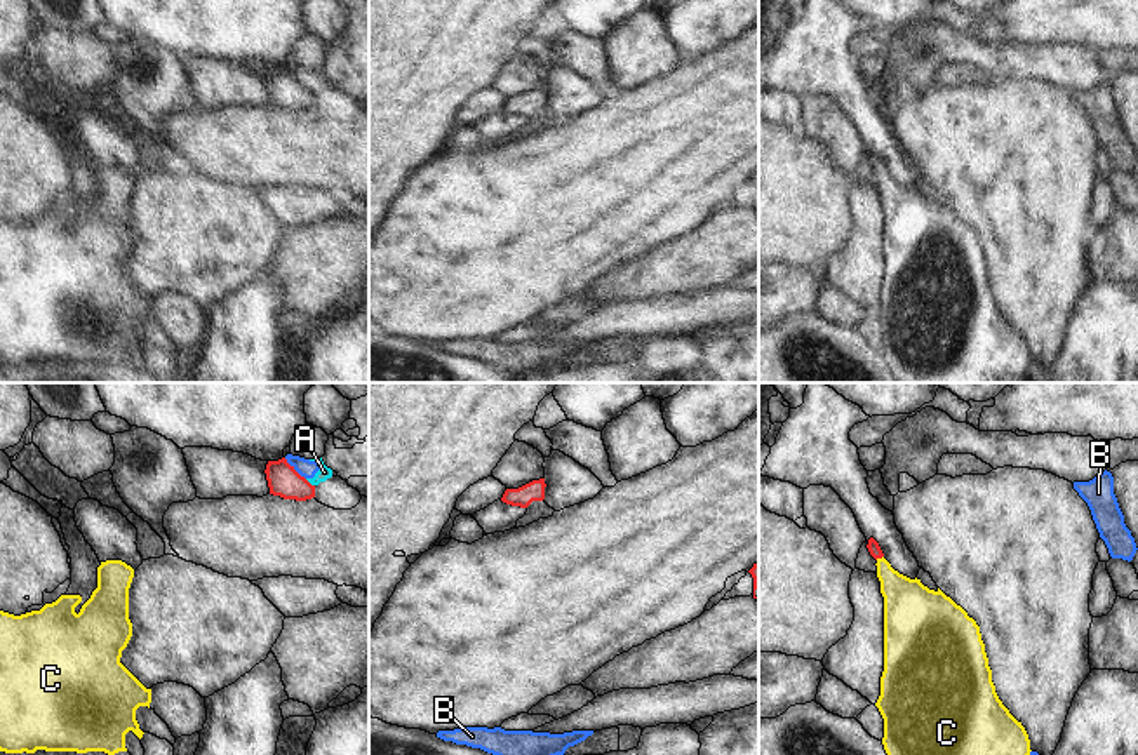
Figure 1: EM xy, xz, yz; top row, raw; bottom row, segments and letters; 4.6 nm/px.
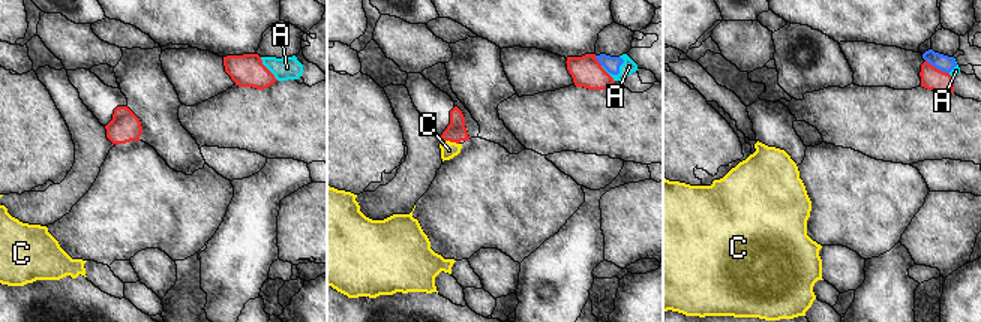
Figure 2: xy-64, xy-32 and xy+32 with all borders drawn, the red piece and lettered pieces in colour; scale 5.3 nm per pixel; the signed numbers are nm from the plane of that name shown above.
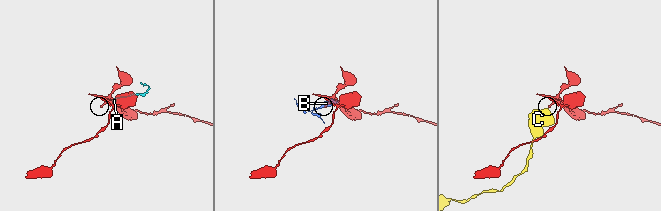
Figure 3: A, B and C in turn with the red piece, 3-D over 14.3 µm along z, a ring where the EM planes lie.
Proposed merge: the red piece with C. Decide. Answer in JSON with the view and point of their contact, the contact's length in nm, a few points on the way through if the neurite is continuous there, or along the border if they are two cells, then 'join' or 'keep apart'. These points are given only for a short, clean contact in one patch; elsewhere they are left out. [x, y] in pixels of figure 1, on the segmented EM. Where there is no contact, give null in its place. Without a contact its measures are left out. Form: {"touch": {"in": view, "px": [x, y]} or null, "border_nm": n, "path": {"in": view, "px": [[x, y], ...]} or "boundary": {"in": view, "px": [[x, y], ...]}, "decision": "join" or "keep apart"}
{"touch": {"in": "yz", "px": [879, 557]}, "border_nm": 40, "path": {"in": "yz", "px": [[874, 548], [879, 557], [884, 573], [907, 602]]}, "decision": "join"}

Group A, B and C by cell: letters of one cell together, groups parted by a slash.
A B / C

